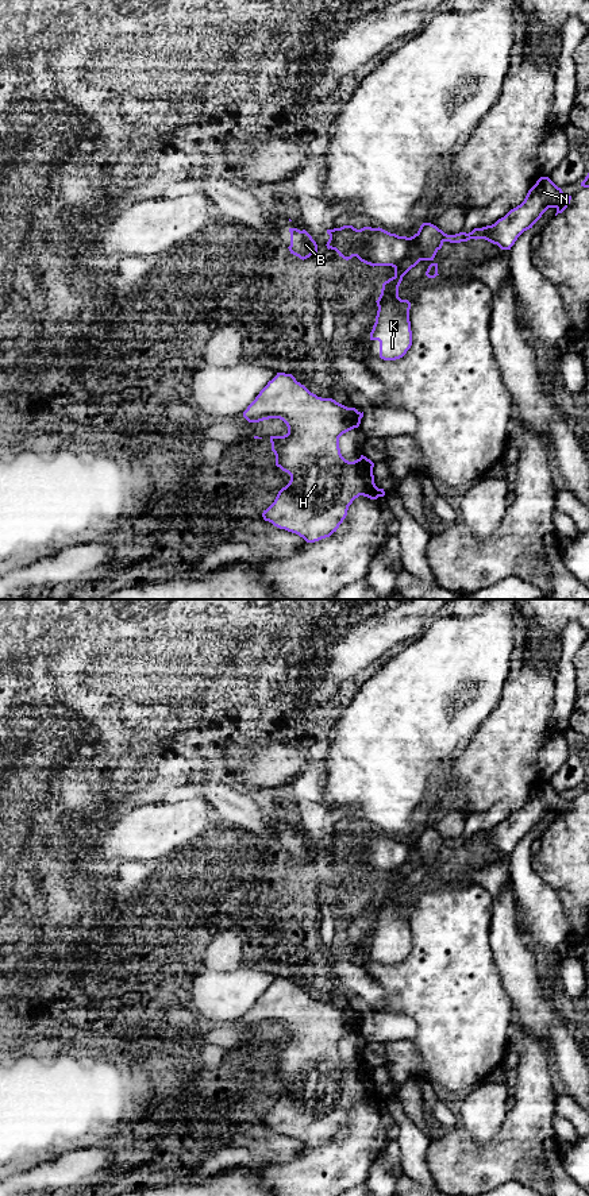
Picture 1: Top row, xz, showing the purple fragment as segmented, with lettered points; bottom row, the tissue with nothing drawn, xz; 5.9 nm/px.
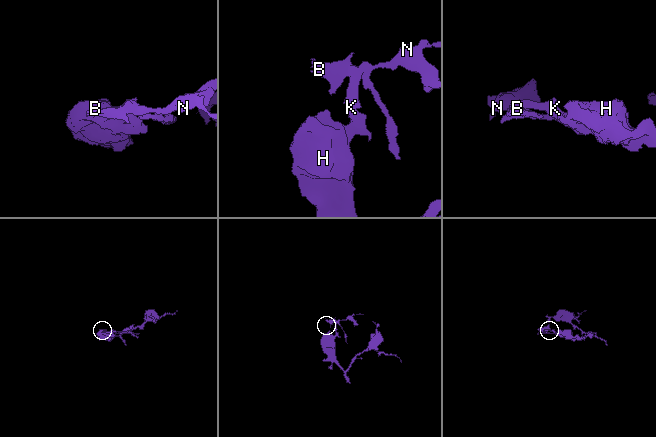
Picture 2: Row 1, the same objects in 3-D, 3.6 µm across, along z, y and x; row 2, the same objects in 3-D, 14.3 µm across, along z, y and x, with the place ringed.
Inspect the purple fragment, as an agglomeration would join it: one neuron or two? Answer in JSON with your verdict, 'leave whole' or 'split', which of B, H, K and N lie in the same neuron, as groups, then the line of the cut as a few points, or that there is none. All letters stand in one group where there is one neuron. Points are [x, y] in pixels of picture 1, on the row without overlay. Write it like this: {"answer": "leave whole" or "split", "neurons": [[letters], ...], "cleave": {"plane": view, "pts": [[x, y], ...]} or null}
{"answer": "split", "neurons": [["B", "N"], ["H", "K"]], "cleave": {"plane": "xz", "pts": [[419, 856], [412, 855], [393, 871]]}}

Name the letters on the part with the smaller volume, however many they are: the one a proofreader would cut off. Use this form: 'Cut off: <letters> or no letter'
Cut off: B, N

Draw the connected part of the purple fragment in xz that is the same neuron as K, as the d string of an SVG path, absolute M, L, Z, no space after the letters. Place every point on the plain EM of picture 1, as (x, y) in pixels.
M412 854L394 871L394 880L382 888L381 899L376 906L378 915L370 945L380 946L380 962L384 965L403 962L412 950L411 907L399 902L399 891L403 881L419 867L419 856Z

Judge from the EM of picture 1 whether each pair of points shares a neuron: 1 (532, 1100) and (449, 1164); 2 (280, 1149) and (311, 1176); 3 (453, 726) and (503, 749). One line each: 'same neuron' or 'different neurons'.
1: same neuron
2: different neurons
3: different neurons

